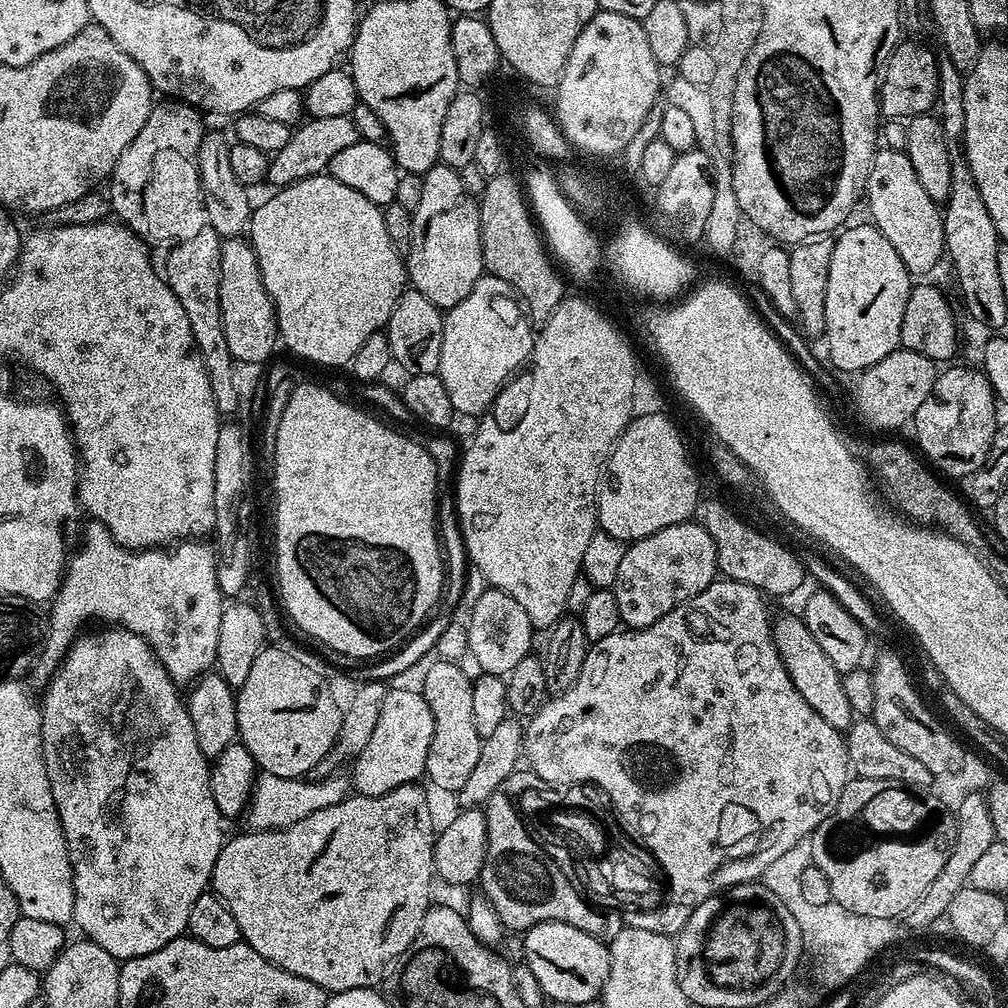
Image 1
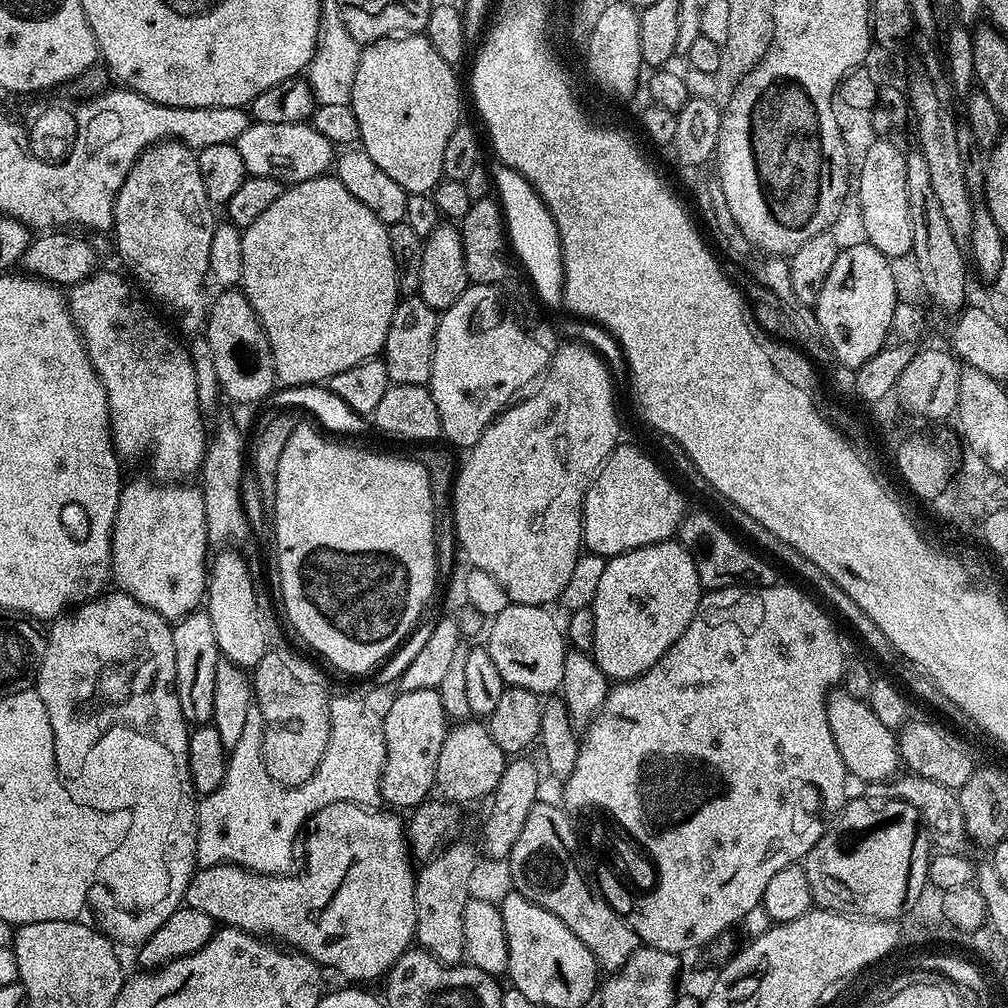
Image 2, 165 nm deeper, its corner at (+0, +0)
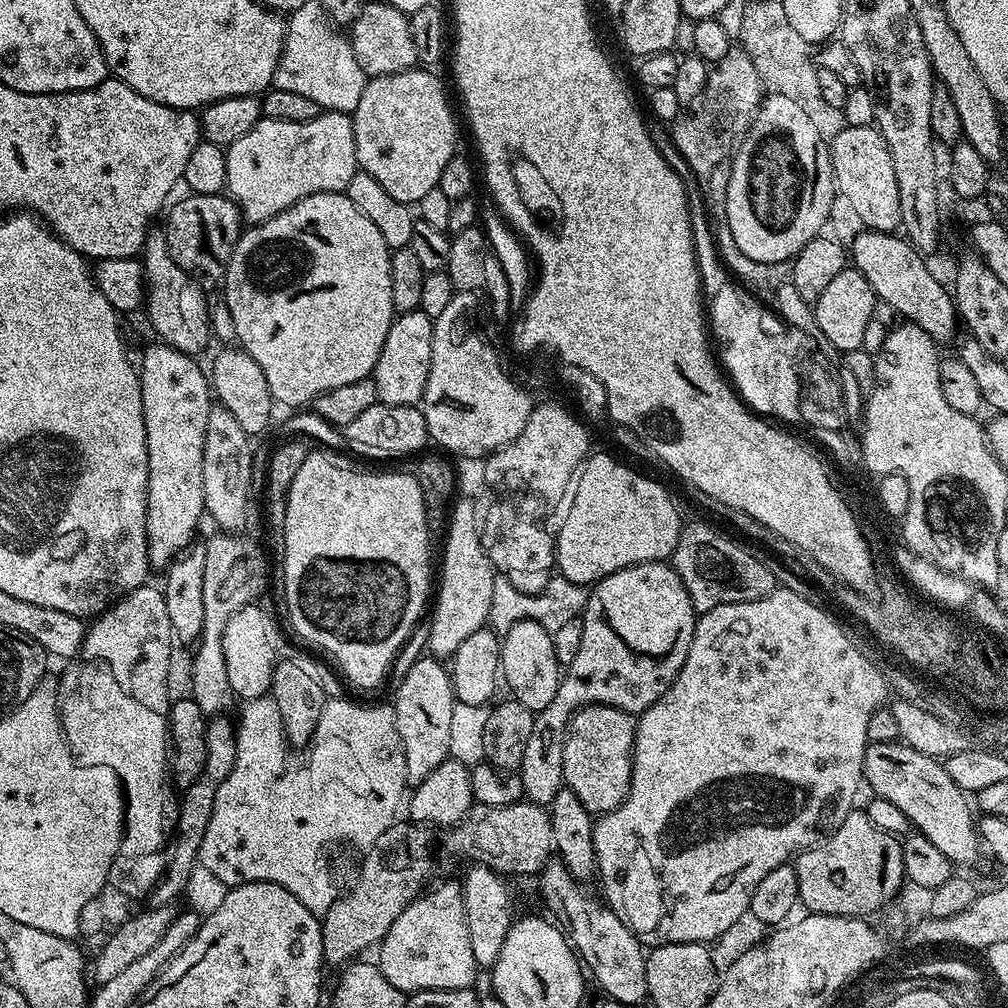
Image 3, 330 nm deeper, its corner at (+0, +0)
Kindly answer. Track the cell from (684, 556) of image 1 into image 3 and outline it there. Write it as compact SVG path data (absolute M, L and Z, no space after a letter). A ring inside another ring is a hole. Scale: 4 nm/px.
M651 560L645 564L626 566L591 585L588 600L584 603L582 619L582 646L578 646L574 662L566 665L566 671L558 686L558 694L550 701L550 706L535 713L534 730L530 730L530 739L526 742L526 751L522 754L518 769L523 795L534 804L551 806L558 790L565 787L562 746L564 735L568 733L568 722L573 714L587 704L609 704L623 712L639 714L645 712L654 702L658 702L658 698L666 694L674 678L678 678L686 662L698 613L690 602L686 586L682 586L682 578L678 578L671 563Z

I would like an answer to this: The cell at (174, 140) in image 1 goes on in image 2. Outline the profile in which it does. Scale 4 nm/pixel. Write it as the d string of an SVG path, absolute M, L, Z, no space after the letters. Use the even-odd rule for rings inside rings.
M161 141L136 160L112 208L112 234L121 258L156 301L180 316L180 324L188 334L197 333L205 327L210 310L204 282L208 280L213 227L198 225L205 206L208 206L208 199L198 169L197 153L180 141Z

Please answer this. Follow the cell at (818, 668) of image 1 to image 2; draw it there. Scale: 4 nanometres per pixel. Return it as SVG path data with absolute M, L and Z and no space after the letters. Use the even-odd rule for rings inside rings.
M833 690L828 693L826 718L830 722L830 734L834 734L834 746L838 746L844 767L855 779L857 776L863 782L887 782L901 771L897 733L874 715L867 702L854 698L846 691Z

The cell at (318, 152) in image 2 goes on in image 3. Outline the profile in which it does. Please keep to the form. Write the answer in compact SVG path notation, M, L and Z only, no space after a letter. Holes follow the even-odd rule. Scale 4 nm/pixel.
M321 111L318 118L310 122L278 122L261 118L254 127L233 144L227 145L226 178L227 195L240 208L240 215L249 225L260 224L274 218L282 210L294 206L302 198L319 192L344 192L350 178L358 170L354 126L347 112Z

